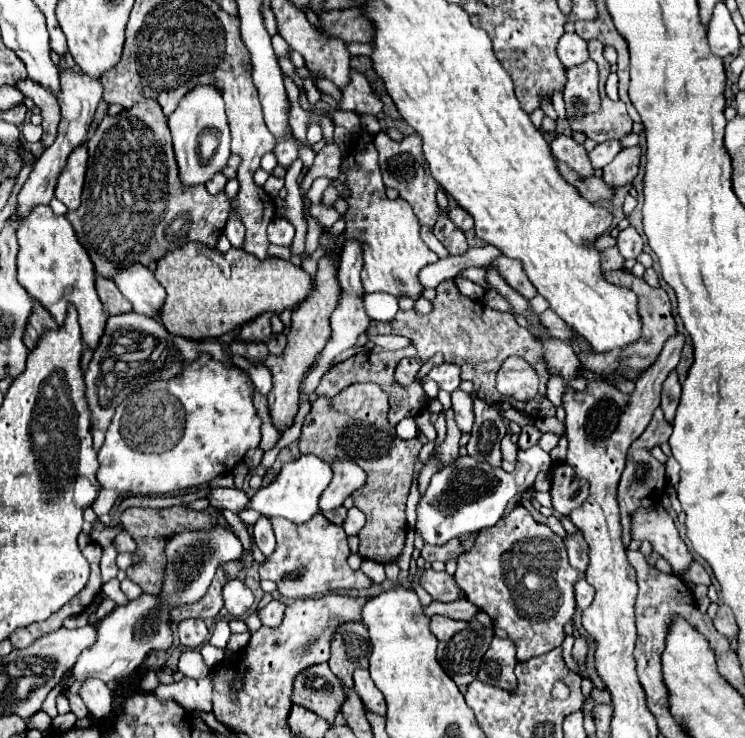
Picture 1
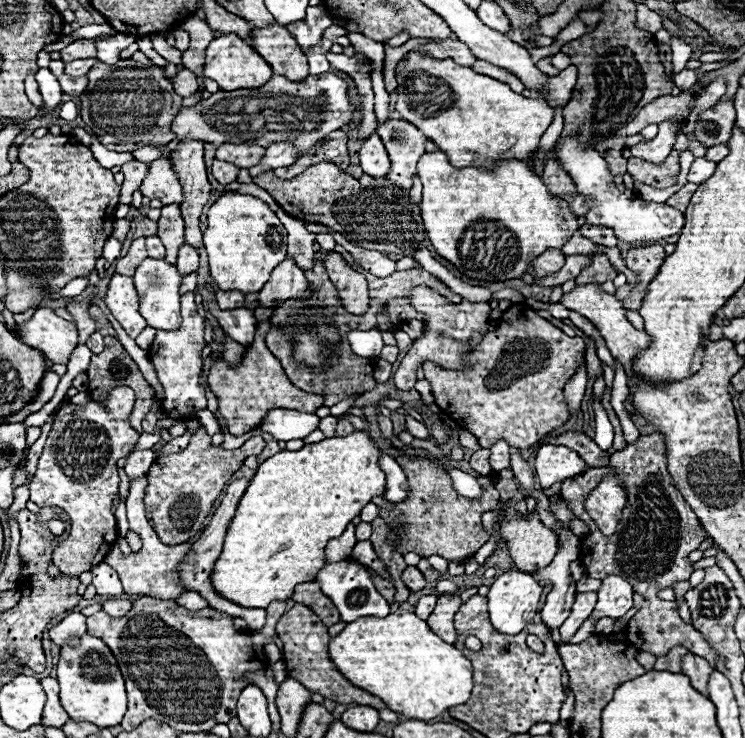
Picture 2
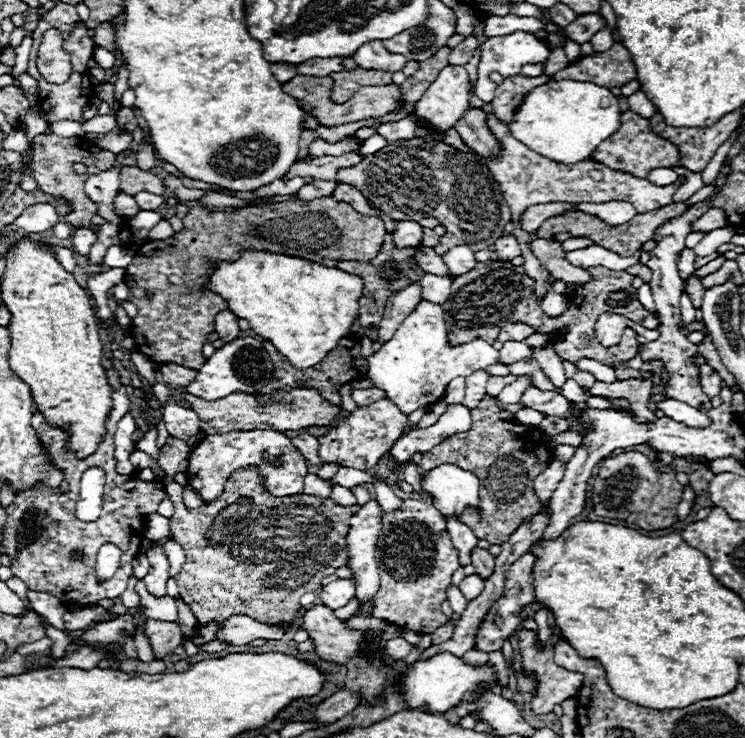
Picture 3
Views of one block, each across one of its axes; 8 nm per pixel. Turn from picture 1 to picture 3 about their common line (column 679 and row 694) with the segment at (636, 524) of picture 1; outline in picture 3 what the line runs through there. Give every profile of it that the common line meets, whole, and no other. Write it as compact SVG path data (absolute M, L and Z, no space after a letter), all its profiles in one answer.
M554 628L552 644L546 646L546 648L542 648L542 652L536 650L536 644L534 644L534 642L536 642L536 634L532 634L532 632L528 632L528 630L522 630L522 632L516 634L516 636L518 636L518 644L520 644L524 674L526 674L526 676L536 676L536 680L538 680L536 696L534 696L534 700L532 700L532 704L530 704L530 706L532 706L532 712L534 712L534 714L548 714L548 712L552 712L552 708L554 708L556 704L560 704L562 700L576 696L576 692L578 692L580 684L582 684L582 676L580 676L578 672L568 672L568 670L556 666L554 654L552 654L554 642L556 642L558 638L562 638L560 630Z

